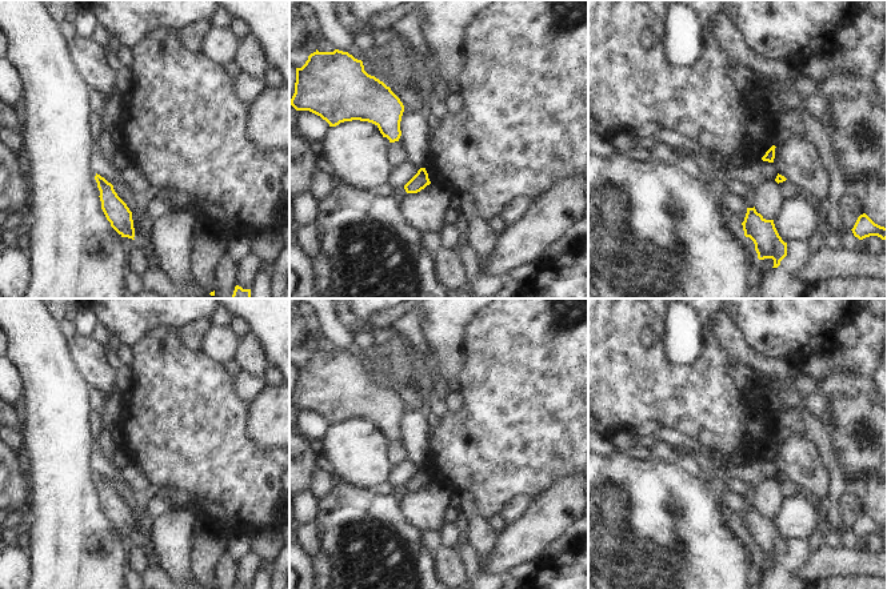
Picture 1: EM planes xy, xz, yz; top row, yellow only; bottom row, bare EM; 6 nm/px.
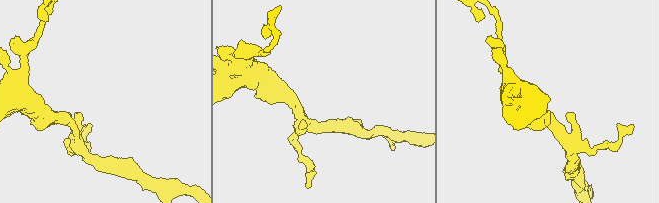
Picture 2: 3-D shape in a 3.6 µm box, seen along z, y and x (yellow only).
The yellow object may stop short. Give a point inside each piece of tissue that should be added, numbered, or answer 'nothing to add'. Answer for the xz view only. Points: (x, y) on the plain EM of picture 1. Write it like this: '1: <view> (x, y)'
nothing to add

